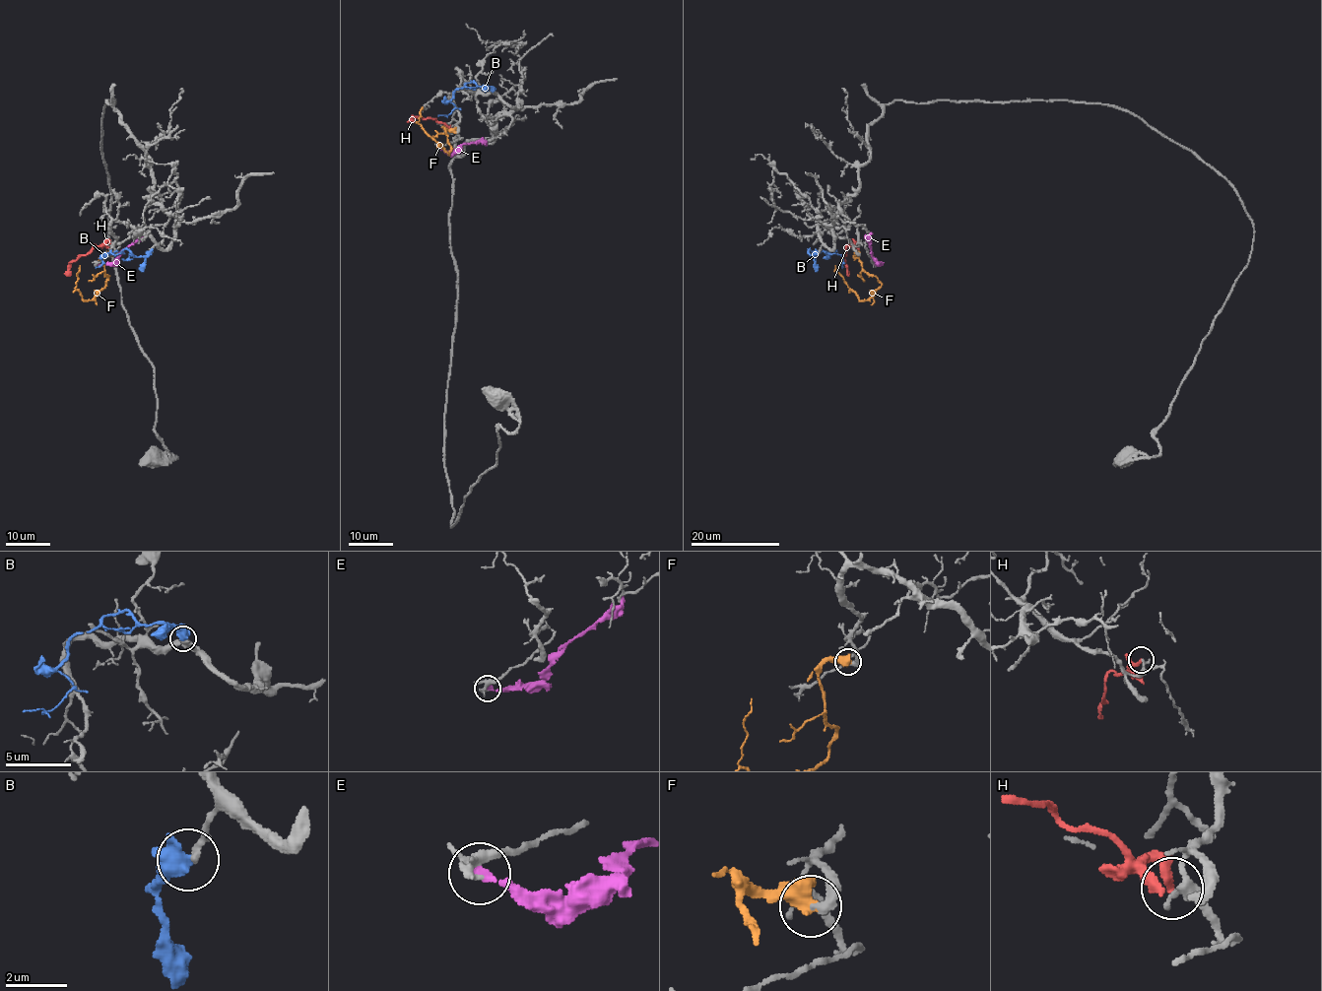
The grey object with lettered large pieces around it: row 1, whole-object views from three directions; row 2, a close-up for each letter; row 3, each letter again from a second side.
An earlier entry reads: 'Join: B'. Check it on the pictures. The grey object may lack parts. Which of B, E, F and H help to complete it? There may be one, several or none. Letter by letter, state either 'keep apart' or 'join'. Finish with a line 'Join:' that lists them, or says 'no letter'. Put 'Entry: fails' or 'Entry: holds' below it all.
B: join
E: keep apart
F: join
H: keep apart
Join: B, F
Entry: fails

